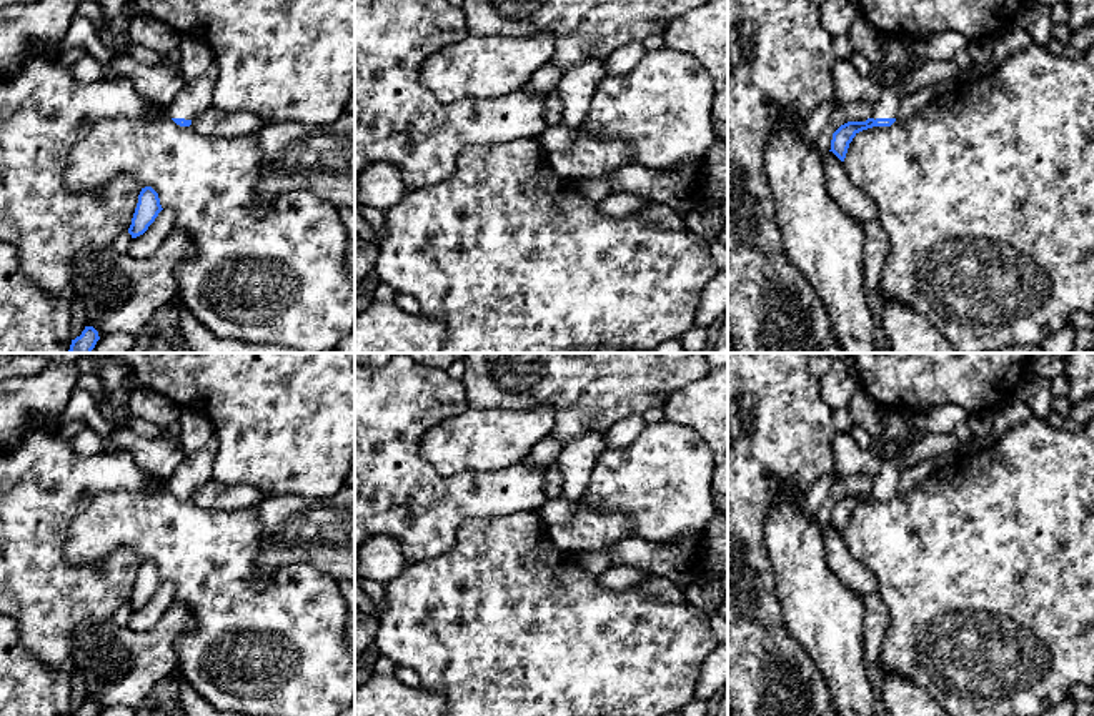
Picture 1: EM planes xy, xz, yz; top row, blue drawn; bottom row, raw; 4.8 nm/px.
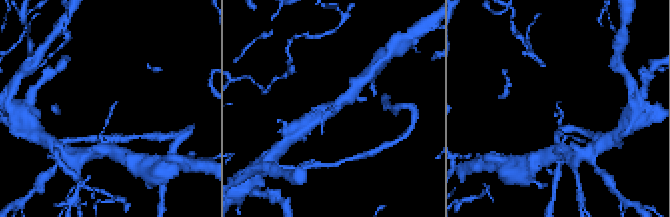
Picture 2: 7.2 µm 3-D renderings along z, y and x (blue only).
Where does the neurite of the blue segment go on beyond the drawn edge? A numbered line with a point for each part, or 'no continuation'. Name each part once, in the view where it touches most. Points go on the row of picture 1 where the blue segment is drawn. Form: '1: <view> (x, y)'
1: yz (934, 72)

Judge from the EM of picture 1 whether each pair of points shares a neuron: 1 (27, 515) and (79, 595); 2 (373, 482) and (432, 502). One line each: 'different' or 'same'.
1: same
2: same

